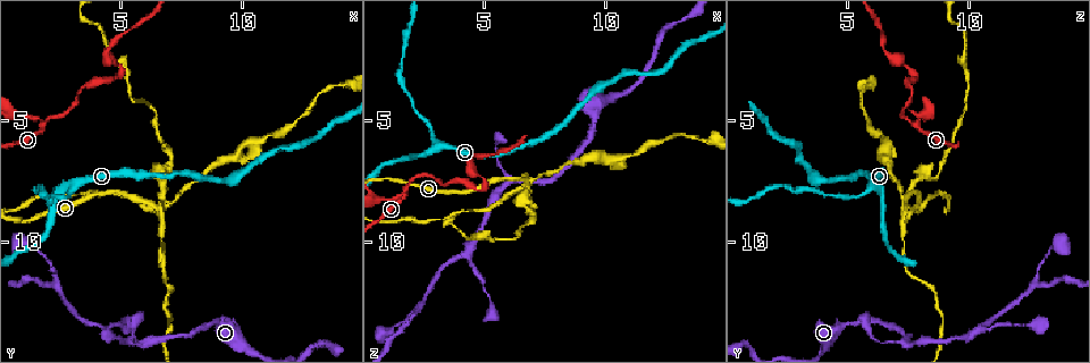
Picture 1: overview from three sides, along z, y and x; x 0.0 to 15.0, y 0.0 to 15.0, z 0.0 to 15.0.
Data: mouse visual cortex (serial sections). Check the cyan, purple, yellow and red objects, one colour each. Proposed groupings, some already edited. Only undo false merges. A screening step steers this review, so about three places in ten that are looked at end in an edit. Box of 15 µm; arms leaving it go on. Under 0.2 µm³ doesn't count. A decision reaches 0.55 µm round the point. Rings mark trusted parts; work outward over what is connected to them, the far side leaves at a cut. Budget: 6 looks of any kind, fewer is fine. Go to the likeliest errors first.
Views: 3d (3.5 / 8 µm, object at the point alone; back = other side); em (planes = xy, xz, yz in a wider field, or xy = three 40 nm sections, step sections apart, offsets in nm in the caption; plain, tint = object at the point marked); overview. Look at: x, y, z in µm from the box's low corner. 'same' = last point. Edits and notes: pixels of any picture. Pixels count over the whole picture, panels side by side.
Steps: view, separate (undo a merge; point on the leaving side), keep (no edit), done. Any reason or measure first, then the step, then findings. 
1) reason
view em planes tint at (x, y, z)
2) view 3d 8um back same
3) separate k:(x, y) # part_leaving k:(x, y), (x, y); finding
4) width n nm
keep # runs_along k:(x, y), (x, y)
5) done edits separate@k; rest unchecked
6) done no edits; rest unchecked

sharp bend
view 3d 3.5um at (6.7, 8.5, 7.4)

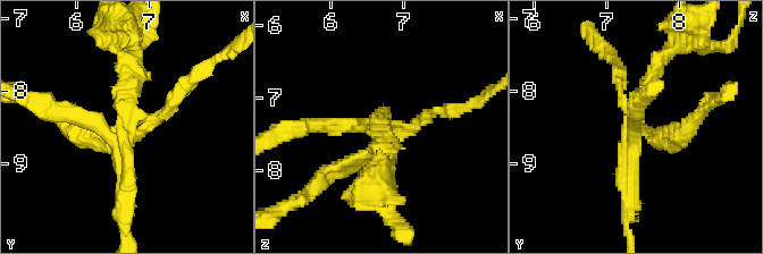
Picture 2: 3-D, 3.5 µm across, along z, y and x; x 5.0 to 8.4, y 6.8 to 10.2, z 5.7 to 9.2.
view em xy step 1 tint at (6.75, 8.60, 7.30)

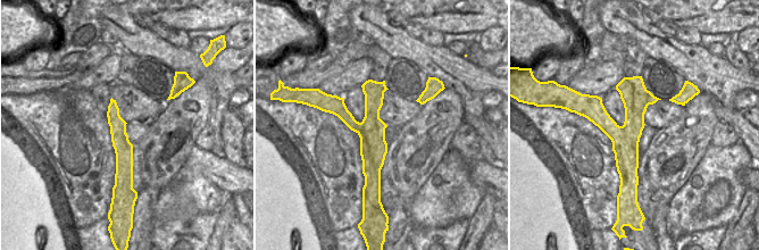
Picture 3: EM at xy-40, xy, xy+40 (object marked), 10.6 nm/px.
separate 2:(82, 142) # part_leaving 2:(112, 142), (151, 125), (193, 79); a second cell is stuck on

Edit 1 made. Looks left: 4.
redraw
view overview

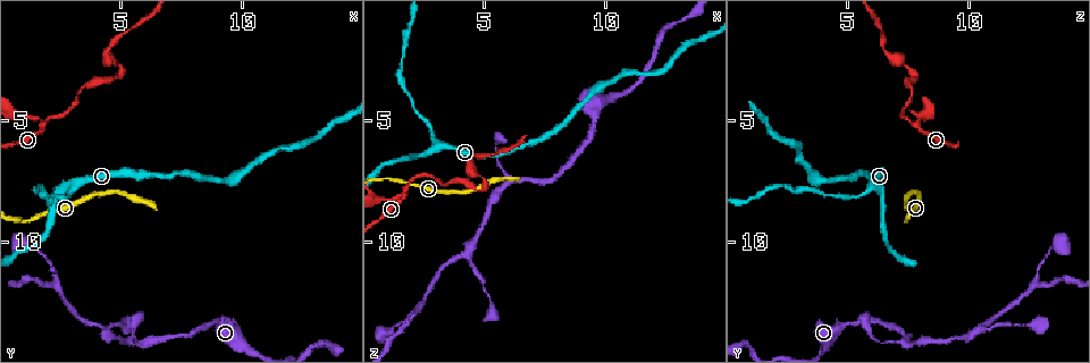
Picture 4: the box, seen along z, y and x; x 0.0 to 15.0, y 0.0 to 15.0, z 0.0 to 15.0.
three arms meet
view 3d 3.5um at (4.2, 13.7, 10.5)

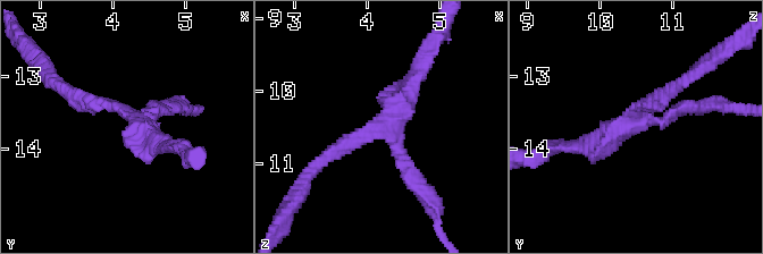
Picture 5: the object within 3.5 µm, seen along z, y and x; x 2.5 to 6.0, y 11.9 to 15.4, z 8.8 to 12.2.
arms 3; arm_widths 200, 200, 250 nm
view em xy step 5 tint at (4.30, 13.65, 10.45)

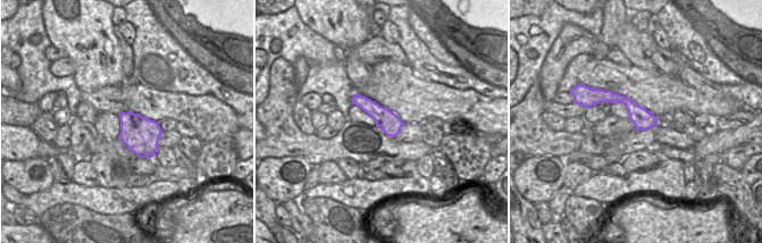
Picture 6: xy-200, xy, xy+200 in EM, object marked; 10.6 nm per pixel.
keep # runs_along 5:(419, 66), (399, 112), (328, 155); one cell here

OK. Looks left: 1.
three-way junction
view 3d 3.5um at (3.2, 7.7, 6.1)

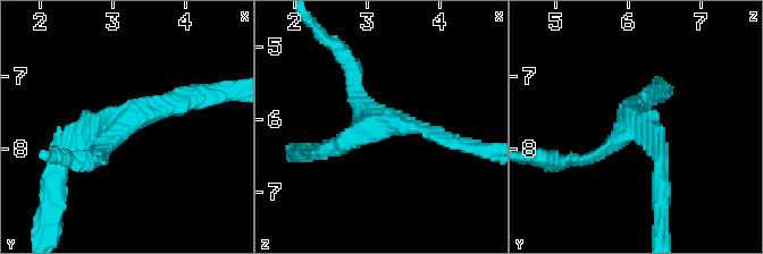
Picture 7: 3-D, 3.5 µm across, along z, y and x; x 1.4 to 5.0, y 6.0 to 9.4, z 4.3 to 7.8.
keep # one cell here

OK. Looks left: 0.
done edits separate@2; rest unchecked

